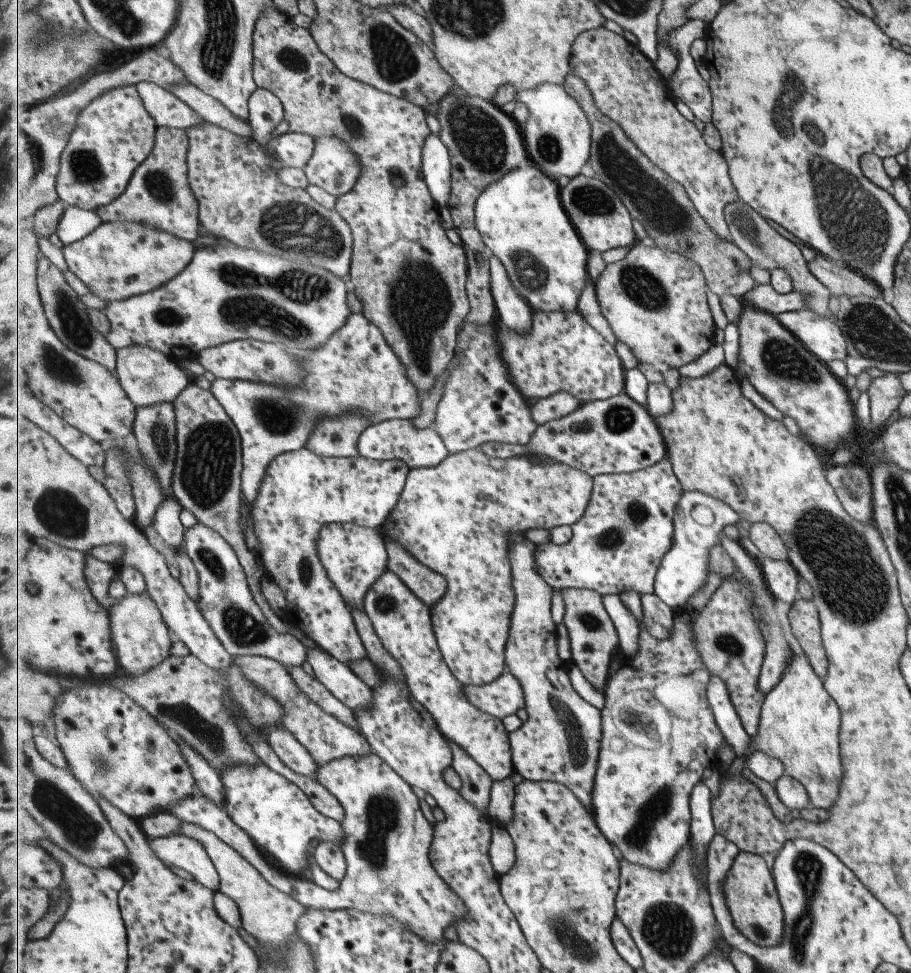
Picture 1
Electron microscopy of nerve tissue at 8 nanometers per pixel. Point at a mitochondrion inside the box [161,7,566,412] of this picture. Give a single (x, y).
(245, 307)

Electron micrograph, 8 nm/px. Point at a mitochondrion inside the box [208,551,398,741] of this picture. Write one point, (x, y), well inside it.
(242, 628)

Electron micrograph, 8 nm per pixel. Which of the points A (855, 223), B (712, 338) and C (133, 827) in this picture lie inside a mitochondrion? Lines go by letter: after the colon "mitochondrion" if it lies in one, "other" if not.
A: mitochondrion
B: other
C: other

